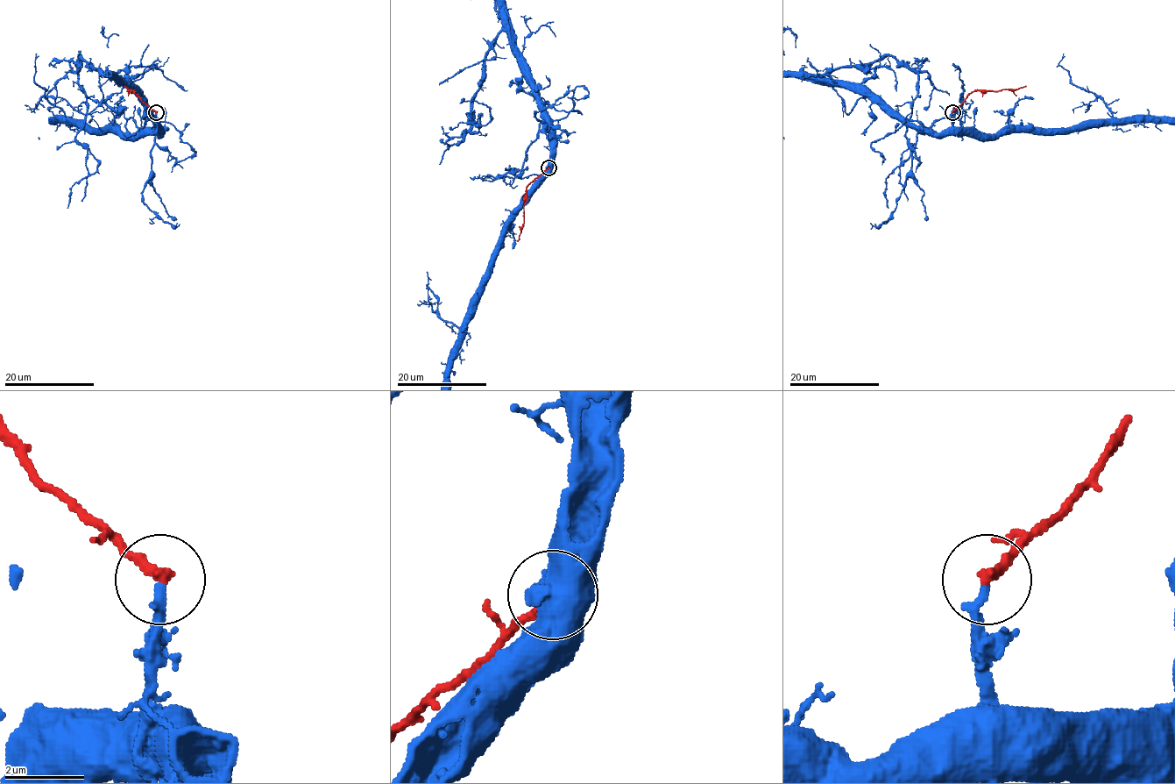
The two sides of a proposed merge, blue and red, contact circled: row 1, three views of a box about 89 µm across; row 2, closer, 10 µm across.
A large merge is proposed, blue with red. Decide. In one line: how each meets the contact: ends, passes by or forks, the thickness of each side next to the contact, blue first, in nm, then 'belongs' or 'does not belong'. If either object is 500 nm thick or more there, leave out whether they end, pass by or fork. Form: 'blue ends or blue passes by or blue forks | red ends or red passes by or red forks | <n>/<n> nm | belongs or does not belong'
blue ends | red ends | 240/280 nm | belongs

